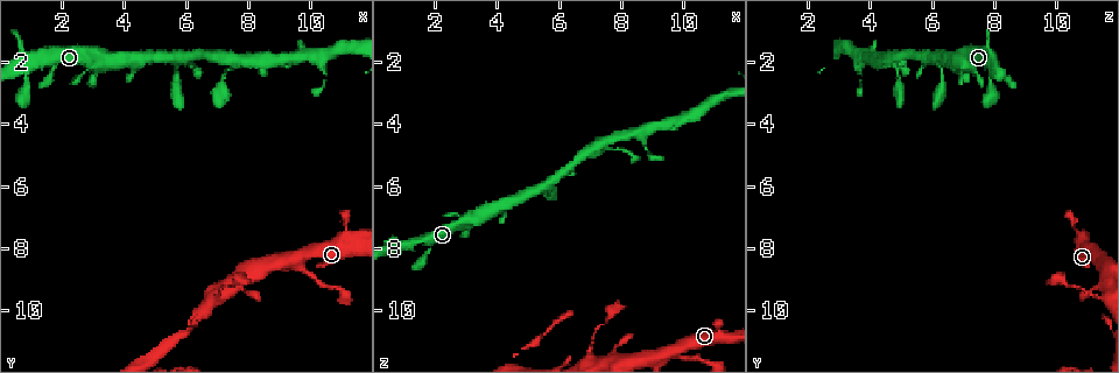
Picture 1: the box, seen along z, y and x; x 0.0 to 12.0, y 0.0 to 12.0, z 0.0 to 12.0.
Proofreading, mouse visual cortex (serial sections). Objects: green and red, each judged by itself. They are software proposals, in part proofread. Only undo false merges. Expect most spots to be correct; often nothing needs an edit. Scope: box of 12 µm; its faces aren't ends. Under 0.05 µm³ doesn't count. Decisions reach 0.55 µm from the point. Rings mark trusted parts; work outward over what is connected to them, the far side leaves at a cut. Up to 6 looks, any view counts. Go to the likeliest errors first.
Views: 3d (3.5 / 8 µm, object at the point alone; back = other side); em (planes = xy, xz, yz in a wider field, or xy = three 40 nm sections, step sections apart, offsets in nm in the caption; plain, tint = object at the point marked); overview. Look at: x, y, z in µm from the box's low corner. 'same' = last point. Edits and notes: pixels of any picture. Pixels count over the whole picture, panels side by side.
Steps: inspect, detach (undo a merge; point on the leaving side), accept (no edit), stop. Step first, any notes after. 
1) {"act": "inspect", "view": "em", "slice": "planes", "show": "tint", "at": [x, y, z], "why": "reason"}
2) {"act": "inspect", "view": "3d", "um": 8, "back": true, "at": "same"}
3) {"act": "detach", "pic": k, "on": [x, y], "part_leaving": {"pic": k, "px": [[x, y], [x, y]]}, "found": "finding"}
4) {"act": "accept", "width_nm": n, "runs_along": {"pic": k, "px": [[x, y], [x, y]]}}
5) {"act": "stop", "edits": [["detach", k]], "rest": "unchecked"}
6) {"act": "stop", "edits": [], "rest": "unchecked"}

{"act": "inspect", "view": "3d", "um": 3.5, "at": [9.5, 8.4, 11.4], "why": "abrupt turn"}

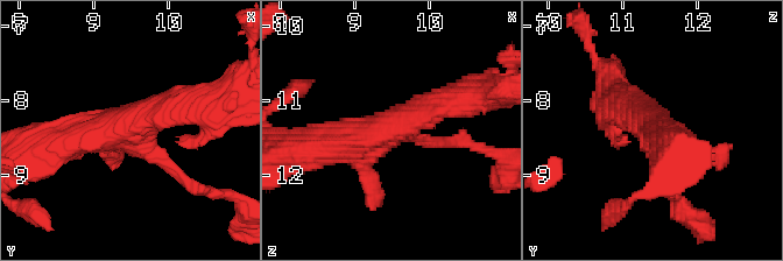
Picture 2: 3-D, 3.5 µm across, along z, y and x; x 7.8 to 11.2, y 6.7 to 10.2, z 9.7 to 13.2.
{"act": "accept", "found": "continuous, no second cell"}

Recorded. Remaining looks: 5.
{"act": "inspect", "view": "3d", "um": 3.5, "at": [7.0, 9.5, 11.3], "why": "abrupt turn"}

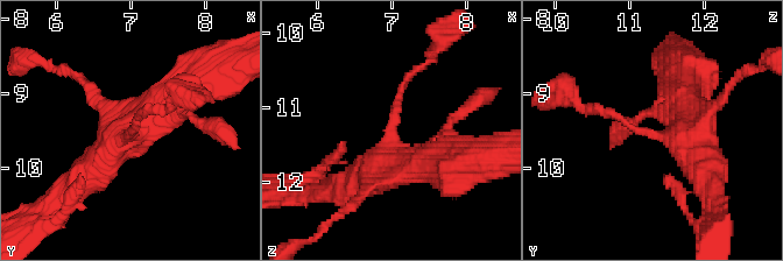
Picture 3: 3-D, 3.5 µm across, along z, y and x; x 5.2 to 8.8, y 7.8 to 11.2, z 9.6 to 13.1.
{"act": "inspect", "view": "em", "slice": "xy", "step": 5, "show": "tint", "at": [6.95, 9.60, 11.30]}

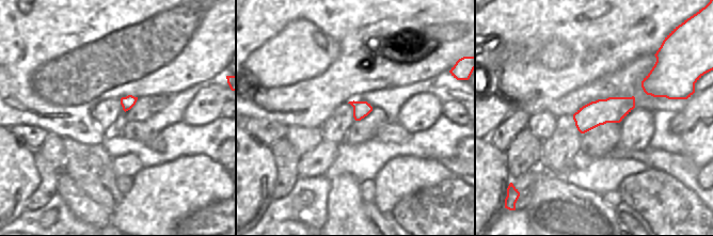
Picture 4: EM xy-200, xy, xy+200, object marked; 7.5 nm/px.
{"act": "accept", "runs_along": {"pic": 3, "px": [[685, 104], [676, 135], [592, 111]]}, "found": "one cell here"}

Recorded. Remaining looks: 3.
{"act": "inspect", "view": "3d", "um": 3.5, "back": true, "at": [7.3, 1.9, 4.6], "why": "three arms meet"}

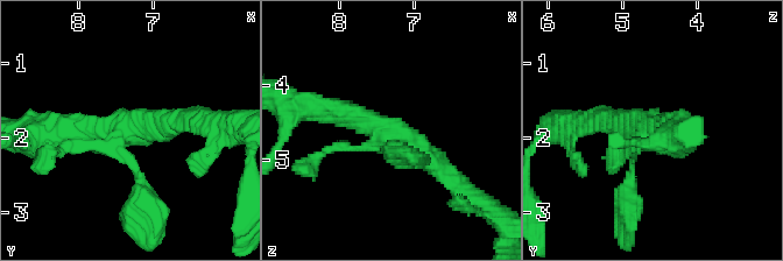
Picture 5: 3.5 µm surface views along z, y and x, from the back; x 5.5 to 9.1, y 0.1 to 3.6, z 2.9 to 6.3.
{"act": "inspect", "view": "em", "slice": "xy", "step": 3, "show": "tint", "at": [7.40, 1.90, 4.60]}

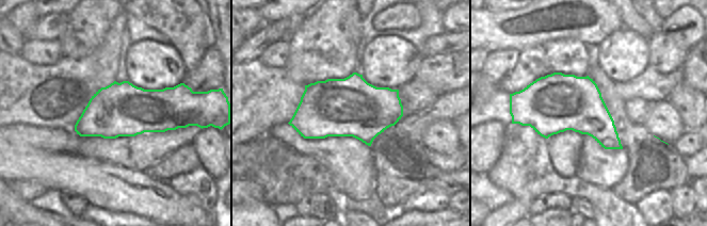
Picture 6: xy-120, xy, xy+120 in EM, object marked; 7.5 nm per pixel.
{"act": "accept", "runs_along": {"pic": 5, "px": [[446, 174], [389, 132], [311, 107]]}, "found": "continuous, no second cell"}

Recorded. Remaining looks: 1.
{"act": "stop", "edits": [], "rest": "unchecked"}

